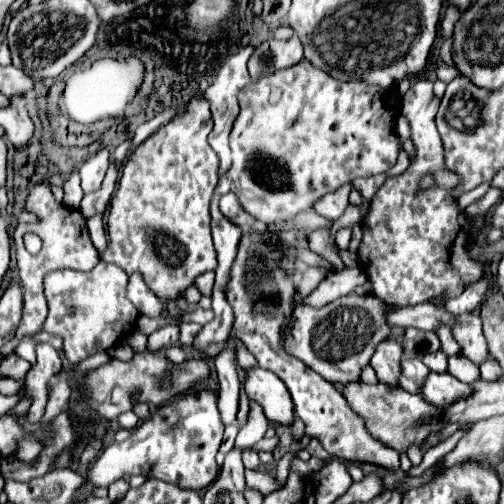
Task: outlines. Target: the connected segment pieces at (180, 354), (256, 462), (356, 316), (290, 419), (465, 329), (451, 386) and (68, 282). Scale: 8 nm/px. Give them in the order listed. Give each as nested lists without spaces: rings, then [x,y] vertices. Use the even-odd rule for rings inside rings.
[[[176,344],[176,346],[168,346],[166,348],[166,356],[168,356],[168,360],[170,362],[174,362],[174,364],[180,364],[180,362],[184,362],[186,360],[186,348],[182,348],[180,344]]]
[[[254,450],[242,452],[242,460],[244,460],[244,466],[246,466],[248,470],[260,470],[260,468],[262,468],[262,462],[260,462],[260,458],[258,458],[258,452],[254,452]]]
[[[348,294],[322,308],[312,308],[300,302],[292,312],[292,320],[284,338],[284,348],[290,356],[300,358],[306,366],[310,366],[328,382],[336,386],[350,384],[352,380],[360,380],[360,372],[368,366],[374,348],[378,348],[382,340],[400,340],[400,336],[404,336],[406,328],[392,326],[386,320],[388,312],[392,312],[392,306],[372,294]]]
[[[256,368],[246,374],[246,394],[248,398],[262,404],[264,414],[270,422],[280,426],[294,424],[294,402],[284,386],[284,382],[268,370]]]
[[[478,312],[462,314],[458,316],[458,326],[452,330],[454,338],[462,346],[462,354],[468,360],[474,360],[474,364],[484,364],[490,358],[490,352],[486,348],[486,338],[482,334],[482,322]]]
[[[430,372],[422,386],[422,398],[438,408],[448,408],[448,404],[454,404],[460,398],[470,396],[472,392],[474,390],[470,384],[462,384],[448,372],[444,372],[444,374]]]
[[[98,262],[92,272],[56,270],[46,276],[44,292],[50,312],[42,330],[64,340],[64,354],[70,364],[108,350],[136,326],[138,310],[126,298],[126,284],[128,274],[116,264],[106,262]]]

